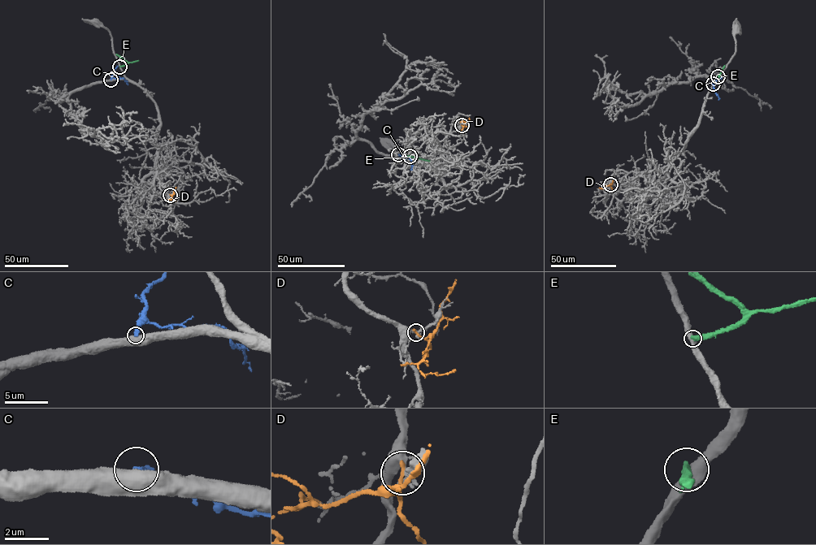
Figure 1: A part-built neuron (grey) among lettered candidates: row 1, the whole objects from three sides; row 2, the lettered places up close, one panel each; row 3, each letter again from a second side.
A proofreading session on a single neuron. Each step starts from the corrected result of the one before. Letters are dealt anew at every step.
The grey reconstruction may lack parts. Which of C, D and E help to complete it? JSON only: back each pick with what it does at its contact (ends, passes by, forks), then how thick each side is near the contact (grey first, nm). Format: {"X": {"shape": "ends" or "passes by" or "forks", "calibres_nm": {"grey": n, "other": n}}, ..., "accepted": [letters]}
{"accepted": []}

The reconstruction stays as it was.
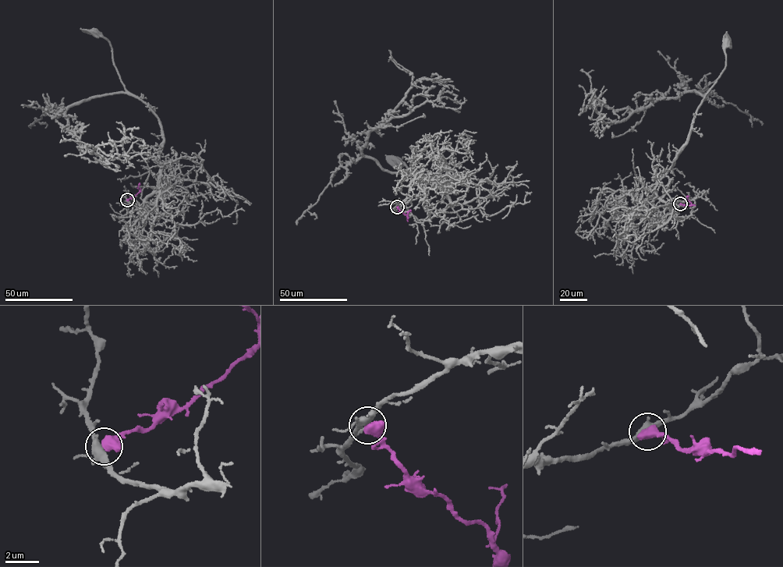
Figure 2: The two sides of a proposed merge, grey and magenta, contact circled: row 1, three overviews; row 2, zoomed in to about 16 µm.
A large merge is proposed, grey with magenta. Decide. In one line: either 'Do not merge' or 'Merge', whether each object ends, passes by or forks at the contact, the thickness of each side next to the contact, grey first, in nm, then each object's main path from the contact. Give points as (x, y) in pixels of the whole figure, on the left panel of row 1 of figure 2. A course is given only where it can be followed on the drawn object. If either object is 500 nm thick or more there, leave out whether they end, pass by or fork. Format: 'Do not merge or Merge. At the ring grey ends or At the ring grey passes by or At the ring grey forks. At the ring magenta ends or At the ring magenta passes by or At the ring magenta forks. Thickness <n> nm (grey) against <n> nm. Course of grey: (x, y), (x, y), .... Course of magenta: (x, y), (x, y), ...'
Do not merge. Thickness 360 nm (grey) against 650 nm. Course of grey: (127, 200), (145, 209), (147, 196), (157, 185), (163, 135), (157, 117), (122, 83), (110, 42), (95, 33). Course of magenta: (127, 200), (139, 191), (139, 182)

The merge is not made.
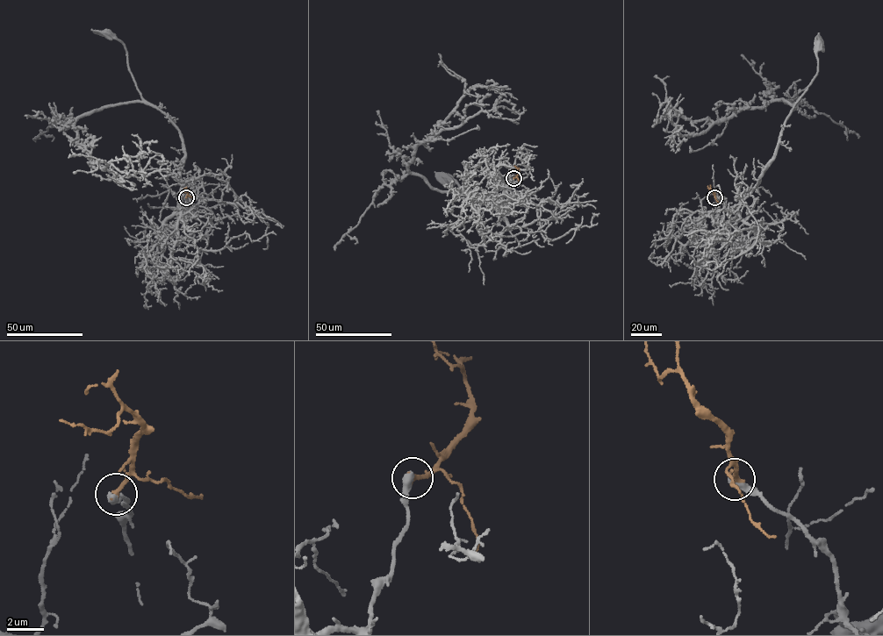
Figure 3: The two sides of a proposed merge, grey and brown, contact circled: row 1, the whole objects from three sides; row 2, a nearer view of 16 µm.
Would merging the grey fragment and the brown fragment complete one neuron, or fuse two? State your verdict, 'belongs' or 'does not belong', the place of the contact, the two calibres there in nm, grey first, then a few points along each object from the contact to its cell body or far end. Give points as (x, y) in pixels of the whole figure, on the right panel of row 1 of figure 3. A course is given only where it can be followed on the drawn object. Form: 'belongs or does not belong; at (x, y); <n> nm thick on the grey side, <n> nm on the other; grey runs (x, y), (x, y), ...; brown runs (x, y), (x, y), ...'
belongs; at (714, 197); 480 nm thick on the grey side, 280 nm on the other; grey runs (714, 197), (724, 210), (735, 207), (757, 182), (773, 155), (786, 117), (817, 72), (818, 46); brown runs (714, 197), (707, 186)

